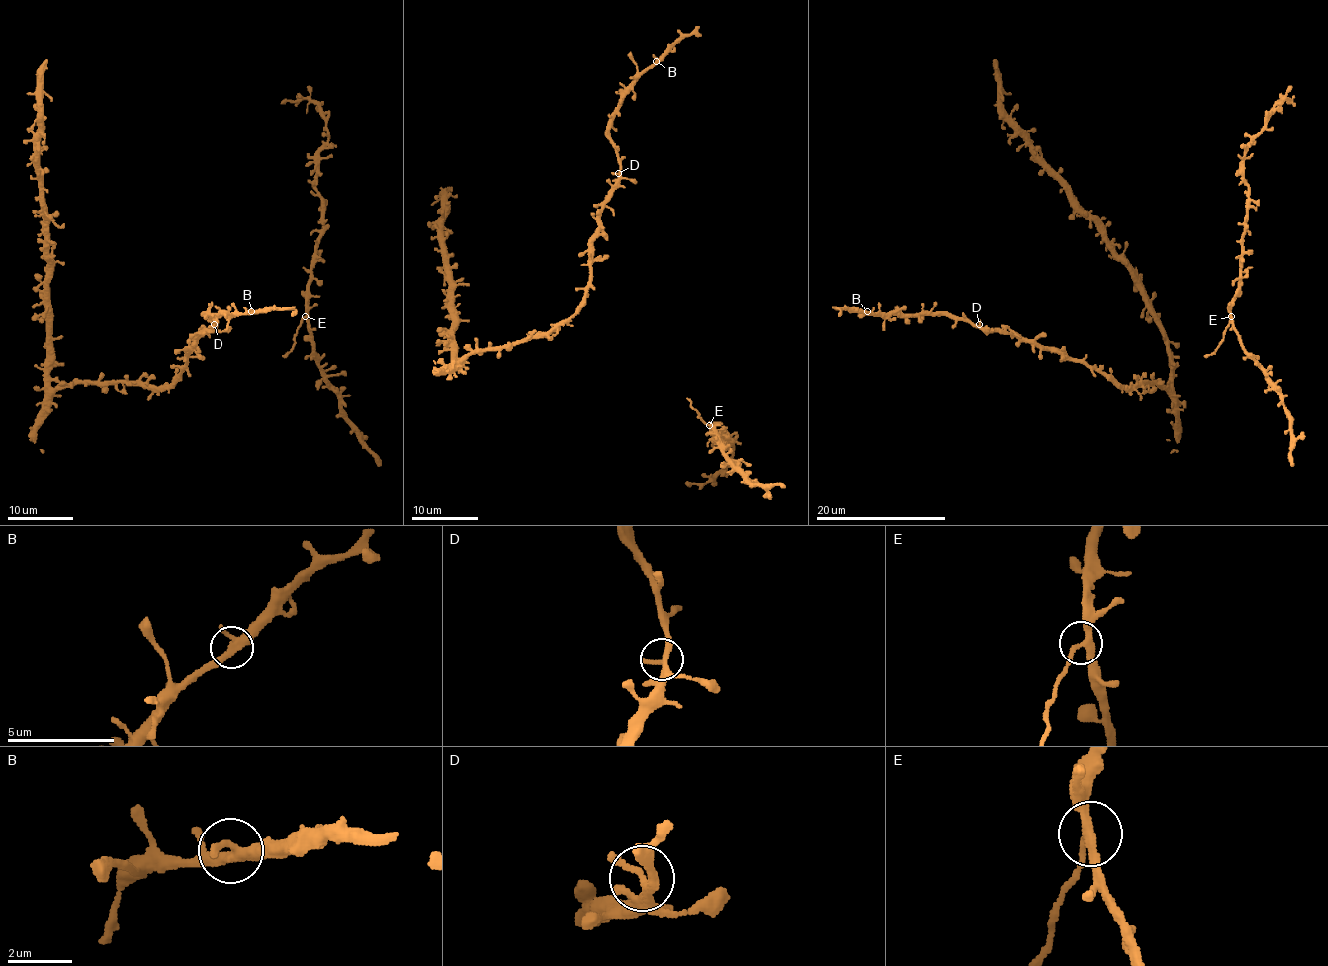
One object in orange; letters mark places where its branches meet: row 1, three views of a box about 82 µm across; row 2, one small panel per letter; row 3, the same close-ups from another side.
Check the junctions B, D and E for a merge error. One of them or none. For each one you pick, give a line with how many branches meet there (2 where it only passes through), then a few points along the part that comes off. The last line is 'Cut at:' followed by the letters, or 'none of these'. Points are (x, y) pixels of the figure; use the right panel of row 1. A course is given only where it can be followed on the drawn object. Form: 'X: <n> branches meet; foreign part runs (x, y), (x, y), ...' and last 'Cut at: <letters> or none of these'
E: 3 branches meet; foreign part runs (1232, 316), (1223, 341), (1217, 349), (1204, 356)
Cut at: E

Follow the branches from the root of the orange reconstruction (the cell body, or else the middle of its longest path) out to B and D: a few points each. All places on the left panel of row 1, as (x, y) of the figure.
B: (152, 385), (166, 387), (186, 367), (186, 351), (195, 339), (216, 326), (204, 314), (251, 311)
D: (152, 385), (166, 387), (186, 367), (186, 351), (195, 339), (203, 331), (211, 331), (214, 324)

